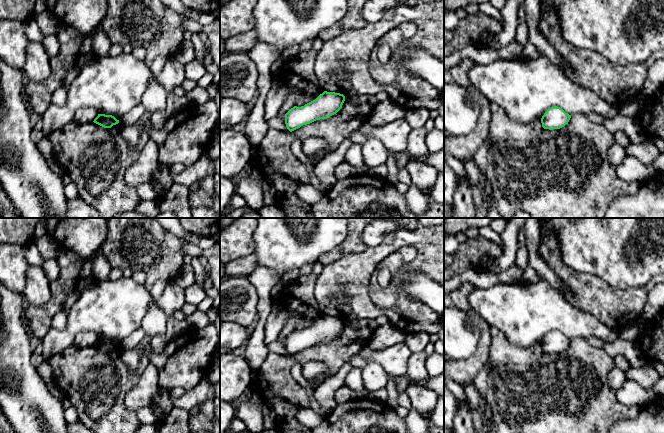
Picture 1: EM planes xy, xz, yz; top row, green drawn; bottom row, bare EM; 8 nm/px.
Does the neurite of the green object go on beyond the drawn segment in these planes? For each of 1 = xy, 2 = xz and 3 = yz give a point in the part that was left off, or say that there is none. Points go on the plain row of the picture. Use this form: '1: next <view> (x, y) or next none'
1: next none
2: next none
3: next none

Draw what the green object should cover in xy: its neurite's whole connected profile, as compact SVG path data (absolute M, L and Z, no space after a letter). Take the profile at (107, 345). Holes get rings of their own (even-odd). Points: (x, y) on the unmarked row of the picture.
M98 338L93 346L104 352L111 352L113 349L118 348L119 344L112 339Z

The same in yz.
M554 330L549 332L541 342L544 353L560 353L568 348L571 339L566 337L562 332Z

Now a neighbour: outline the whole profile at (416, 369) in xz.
M425 352L411 354L407 365L407 376L410 382L419 382L429 377L426 369L426 359Z

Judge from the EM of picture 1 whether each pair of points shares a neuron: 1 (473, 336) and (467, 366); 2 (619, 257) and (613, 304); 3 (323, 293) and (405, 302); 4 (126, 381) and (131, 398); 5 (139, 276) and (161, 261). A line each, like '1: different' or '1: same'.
1: different
2: different
3: same
4: different
5: different

